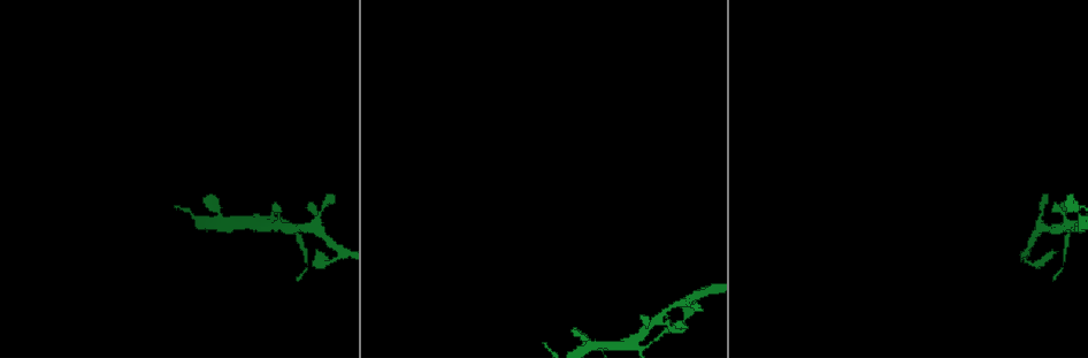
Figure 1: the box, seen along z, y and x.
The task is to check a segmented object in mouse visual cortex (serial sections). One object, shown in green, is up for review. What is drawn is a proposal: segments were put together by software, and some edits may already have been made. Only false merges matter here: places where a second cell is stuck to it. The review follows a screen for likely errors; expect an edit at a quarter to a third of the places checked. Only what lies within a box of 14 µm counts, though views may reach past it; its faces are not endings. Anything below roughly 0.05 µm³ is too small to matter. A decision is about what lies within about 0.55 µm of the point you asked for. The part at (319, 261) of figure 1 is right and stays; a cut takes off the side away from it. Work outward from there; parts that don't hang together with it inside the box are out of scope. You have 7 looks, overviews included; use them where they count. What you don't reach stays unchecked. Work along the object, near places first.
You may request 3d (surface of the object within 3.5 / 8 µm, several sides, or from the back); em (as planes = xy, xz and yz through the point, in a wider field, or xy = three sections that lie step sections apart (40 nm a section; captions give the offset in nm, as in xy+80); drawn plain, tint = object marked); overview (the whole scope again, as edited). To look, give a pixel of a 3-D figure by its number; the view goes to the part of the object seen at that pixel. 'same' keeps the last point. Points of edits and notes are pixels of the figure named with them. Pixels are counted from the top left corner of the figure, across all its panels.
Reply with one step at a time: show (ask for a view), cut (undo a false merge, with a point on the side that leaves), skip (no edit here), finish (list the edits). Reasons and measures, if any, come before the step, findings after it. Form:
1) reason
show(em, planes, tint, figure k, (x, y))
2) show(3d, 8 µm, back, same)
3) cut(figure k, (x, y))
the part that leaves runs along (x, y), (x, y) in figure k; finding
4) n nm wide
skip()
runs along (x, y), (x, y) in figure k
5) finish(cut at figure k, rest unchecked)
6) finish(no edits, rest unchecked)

side arm on a straight run
show(3d, 8 µm, figure 1, (708, 286))

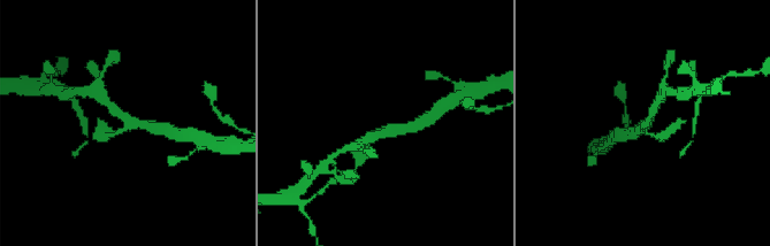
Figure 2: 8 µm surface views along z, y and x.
3 arms; arms of 150, 250, 300 nm; shape alone is not enough
show(em, xy, step 2, tint, figure 2, (386, 128))

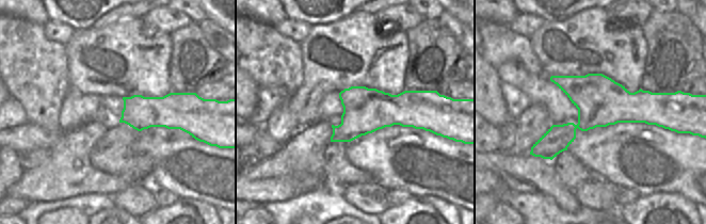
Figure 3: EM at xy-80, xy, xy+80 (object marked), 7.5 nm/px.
skip()
runs along (663, 102), (599, 107), (535, 149) in figure 3; one cell here

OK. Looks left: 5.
show(3d, 8 µm, figure 1, (1075, 225))

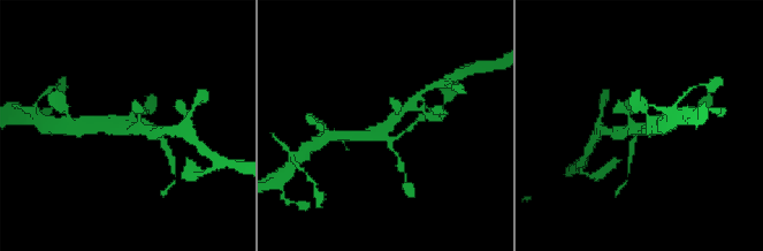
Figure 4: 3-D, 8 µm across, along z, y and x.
4 arms; arms of 150, 150, 300, 300 nm
show(em, xy, step 1, tint, figure 4, (384, 133))

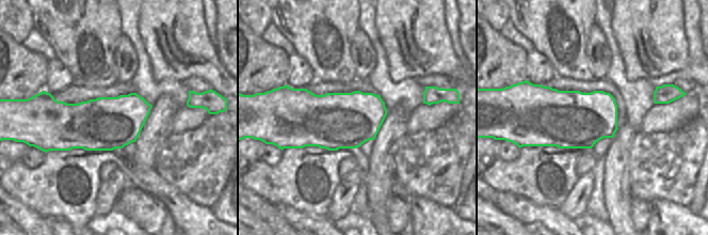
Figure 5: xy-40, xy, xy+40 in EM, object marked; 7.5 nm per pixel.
cut(figure 4, (163, 142))
the part that leaves runs along (397, 136), (424, 116) in figure 4; a second cell is stuck on

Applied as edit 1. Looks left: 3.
finish(cut at figure 4, rest unchecked)

